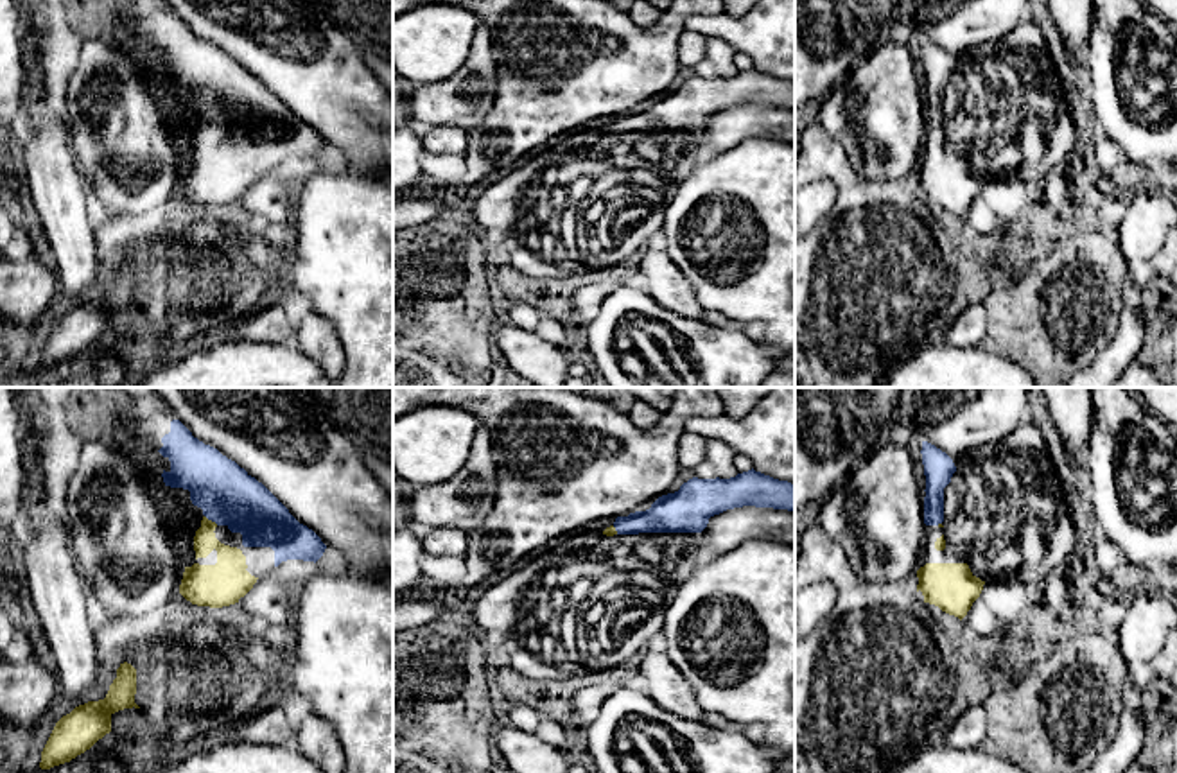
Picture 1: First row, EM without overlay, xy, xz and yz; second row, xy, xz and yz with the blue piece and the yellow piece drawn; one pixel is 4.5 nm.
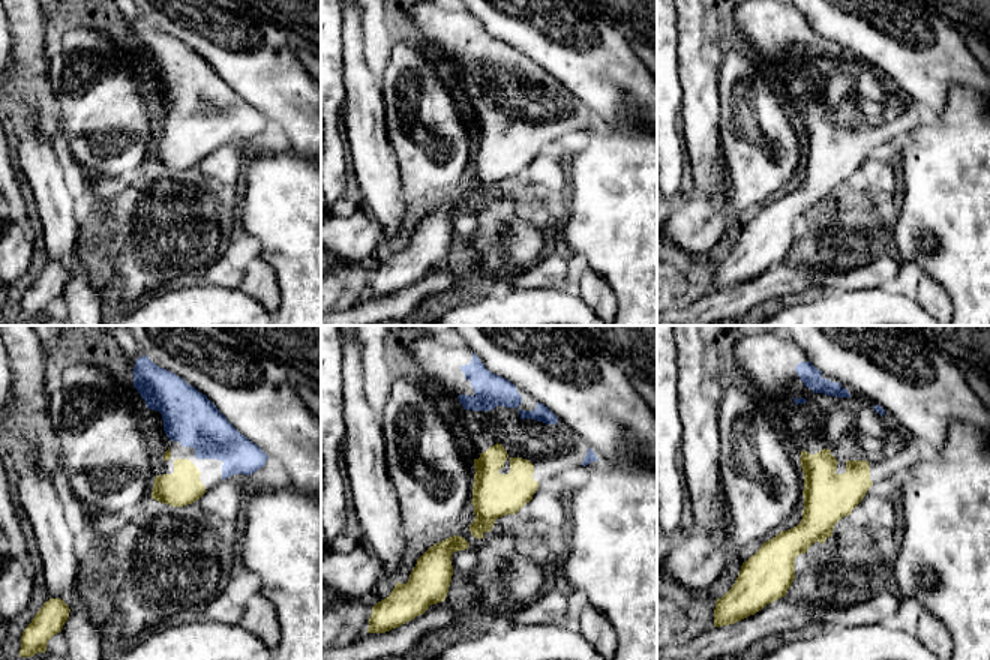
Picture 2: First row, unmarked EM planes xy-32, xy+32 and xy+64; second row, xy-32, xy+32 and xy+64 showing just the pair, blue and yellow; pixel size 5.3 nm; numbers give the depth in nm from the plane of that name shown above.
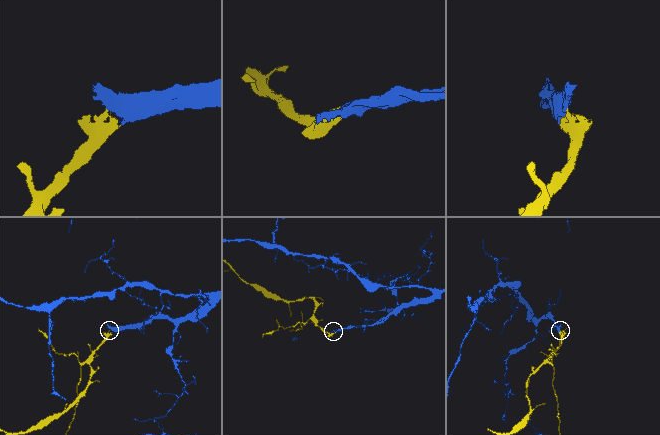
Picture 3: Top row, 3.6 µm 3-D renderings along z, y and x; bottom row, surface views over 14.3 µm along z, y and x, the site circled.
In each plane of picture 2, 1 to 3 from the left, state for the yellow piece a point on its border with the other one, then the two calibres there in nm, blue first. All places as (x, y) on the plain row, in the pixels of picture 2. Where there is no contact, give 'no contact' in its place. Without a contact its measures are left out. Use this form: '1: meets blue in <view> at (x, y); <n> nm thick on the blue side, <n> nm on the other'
1: no contact
2: no contact
3: no contact

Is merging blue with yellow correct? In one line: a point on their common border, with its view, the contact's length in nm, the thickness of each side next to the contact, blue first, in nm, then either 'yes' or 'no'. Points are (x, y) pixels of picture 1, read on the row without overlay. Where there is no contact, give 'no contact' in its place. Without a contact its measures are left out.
meets blue in xy at (212, 119); contact 80 nm long; 260 nm thick on the blue side, 150 nm on the other; yes

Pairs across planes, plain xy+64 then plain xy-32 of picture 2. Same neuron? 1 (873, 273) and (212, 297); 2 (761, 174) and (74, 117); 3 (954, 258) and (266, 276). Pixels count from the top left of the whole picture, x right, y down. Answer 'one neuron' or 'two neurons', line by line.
1: two neurons
2: one neuron
3: two neurons

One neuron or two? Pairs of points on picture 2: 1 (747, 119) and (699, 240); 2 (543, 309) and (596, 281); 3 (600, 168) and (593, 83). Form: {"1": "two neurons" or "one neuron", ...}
{"1": "one neuron", "2": "two neurons", "3": "two neurons"}

